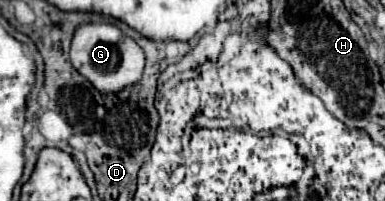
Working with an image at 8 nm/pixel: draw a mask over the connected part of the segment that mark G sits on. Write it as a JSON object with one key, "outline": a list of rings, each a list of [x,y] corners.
{"outline":[[[85,23],[77,27],[71,41],[71,65],[91,81],[91,85],[103,95],[113,95],[141,79],[145,55],[143,49],[115,25],[109,23]]]}

